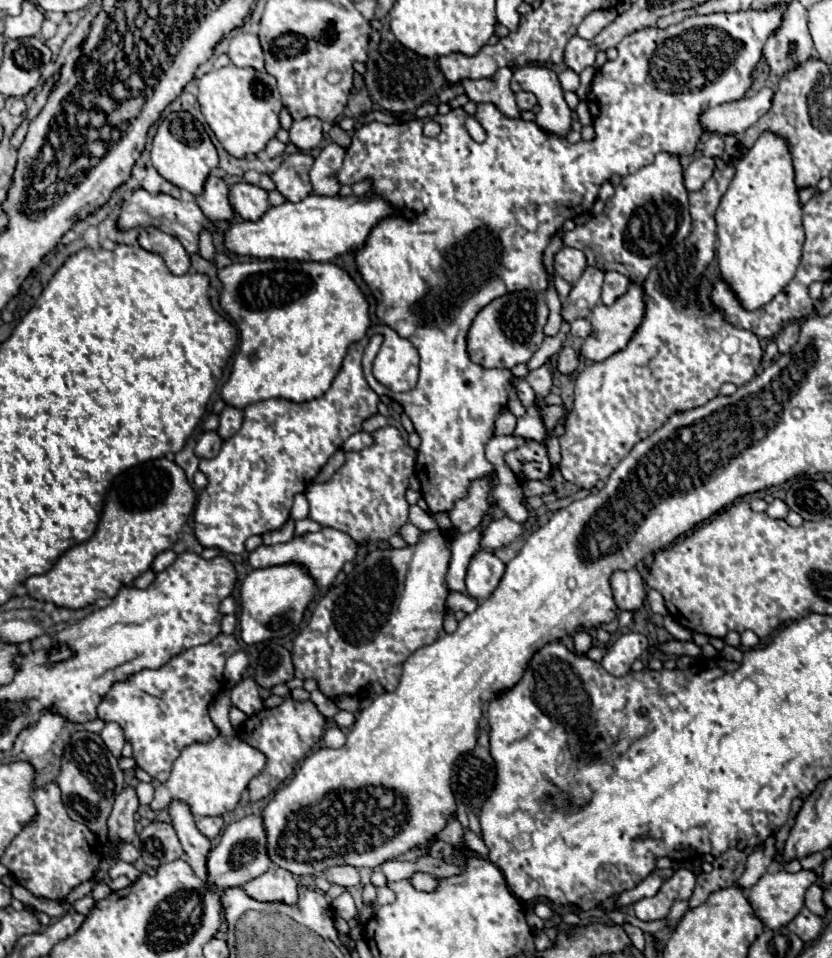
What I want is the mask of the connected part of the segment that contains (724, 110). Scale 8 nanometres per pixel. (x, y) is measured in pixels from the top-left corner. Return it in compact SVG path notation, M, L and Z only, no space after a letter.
M762 88L752 98L740 98L716 108L708 108L700 116L700 126L704 132L720 136L744 134L748 126L756 124L758 118L762 118L770 110L772 94L774 92L770 88Z

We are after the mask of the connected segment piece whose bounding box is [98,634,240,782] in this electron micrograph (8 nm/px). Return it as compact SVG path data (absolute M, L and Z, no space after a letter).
M218 634L208 644L188 648L174 656L158 670L142 670L128 682L116 682L98 706L98 718L118 722L134 748L132 758L136 764L154 780L166 782L172 762L186 746L218 736L218 728L208 716L208 704L222 686L226 658L238 650L240 646L234 636Z

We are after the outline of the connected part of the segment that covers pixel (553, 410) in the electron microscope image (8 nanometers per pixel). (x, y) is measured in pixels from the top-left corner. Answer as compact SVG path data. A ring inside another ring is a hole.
M550 406L550 408L538 408L538 412L540 412L540 416L544 418L544 424L546 424L546 428L548 430L552 430L554 426L556 426L556 422L564 416L564 408L562 406Z

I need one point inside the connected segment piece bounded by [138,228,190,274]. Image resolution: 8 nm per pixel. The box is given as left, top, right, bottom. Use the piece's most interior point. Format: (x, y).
(151, 239)

